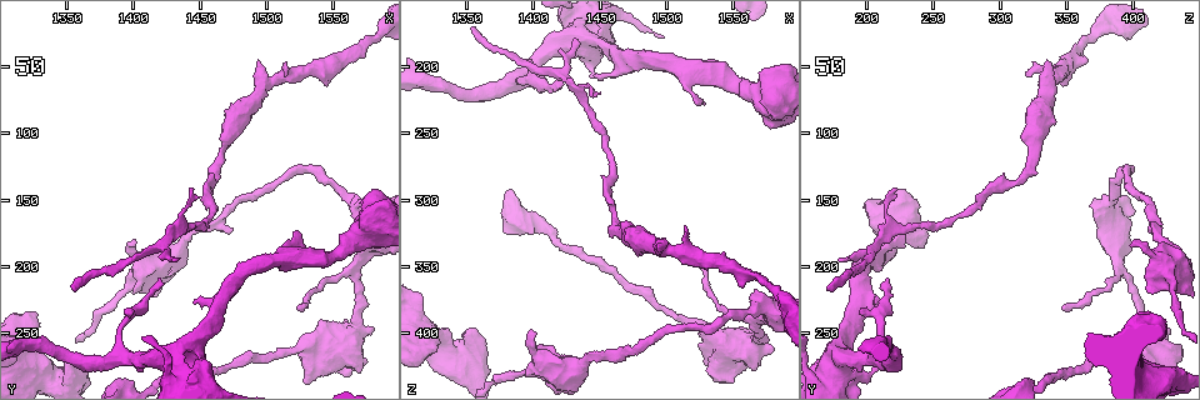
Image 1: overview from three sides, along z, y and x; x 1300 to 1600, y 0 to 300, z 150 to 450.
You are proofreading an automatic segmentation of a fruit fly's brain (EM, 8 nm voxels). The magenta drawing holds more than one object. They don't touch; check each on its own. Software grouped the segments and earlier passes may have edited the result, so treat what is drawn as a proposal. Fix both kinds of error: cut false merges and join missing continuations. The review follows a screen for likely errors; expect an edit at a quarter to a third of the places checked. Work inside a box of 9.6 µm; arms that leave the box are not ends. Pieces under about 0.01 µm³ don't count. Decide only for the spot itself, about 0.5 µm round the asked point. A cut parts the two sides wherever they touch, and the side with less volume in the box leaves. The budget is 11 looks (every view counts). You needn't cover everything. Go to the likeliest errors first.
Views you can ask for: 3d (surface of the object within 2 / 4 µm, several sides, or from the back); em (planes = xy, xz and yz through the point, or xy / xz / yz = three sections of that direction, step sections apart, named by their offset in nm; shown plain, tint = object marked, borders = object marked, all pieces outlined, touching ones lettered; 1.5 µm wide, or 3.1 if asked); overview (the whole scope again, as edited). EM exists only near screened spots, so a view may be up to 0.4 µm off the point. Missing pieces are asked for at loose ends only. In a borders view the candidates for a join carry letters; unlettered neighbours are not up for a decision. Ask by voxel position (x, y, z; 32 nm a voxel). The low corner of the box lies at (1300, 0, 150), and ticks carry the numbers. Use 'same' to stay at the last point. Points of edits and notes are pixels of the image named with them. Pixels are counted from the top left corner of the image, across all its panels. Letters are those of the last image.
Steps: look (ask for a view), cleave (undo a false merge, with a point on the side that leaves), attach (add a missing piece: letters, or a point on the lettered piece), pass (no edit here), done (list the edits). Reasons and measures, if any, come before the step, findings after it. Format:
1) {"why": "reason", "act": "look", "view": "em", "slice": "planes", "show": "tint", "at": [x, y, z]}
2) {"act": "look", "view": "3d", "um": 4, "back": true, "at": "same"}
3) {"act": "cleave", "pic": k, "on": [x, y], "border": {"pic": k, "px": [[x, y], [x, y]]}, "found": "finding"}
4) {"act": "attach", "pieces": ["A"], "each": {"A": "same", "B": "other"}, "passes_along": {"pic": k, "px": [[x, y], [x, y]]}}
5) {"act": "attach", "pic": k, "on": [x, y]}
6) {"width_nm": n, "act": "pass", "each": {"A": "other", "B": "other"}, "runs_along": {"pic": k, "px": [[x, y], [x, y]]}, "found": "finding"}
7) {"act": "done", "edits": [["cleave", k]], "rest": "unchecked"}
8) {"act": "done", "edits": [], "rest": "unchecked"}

{"why": "thin end", "act": "look", "view": "em", "slice": "yz", "step": 8, "show": "tint", "at": [1356, 218, 172]}

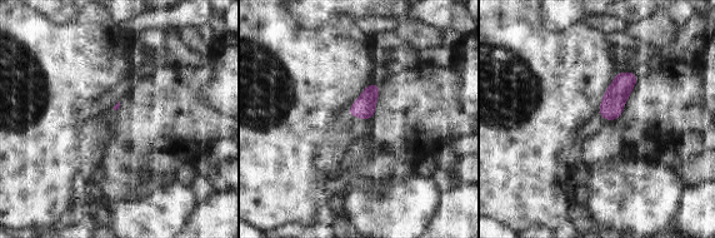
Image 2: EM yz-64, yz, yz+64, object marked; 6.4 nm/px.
{"why": "another direction", "act": "look", "view": "em", "slice": "planes", "show": "borders", "at": "same"}

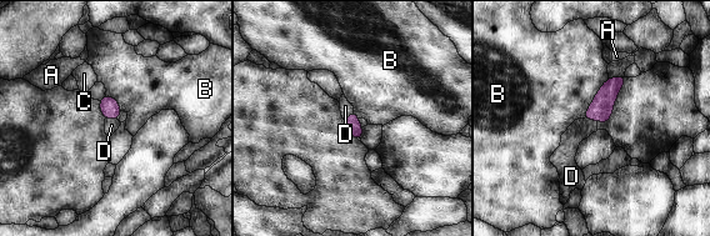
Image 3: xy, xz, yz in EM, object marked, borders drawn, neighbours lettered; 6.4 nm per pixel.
{"act": "attach", "pieces": ["D"], "each": {"A": "other", "B": "other", "C": "other", "D": "same"}, "passes_along": {"pic": 3, "px": [[110, 109], [111, 119], [110, 125]]}, "found": "it goes on there"}

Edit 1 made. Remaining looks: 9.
{"why": "thick turns thin", "act": "look", "view": "3d", "um": 2, "at": [1564, 152, 384]}

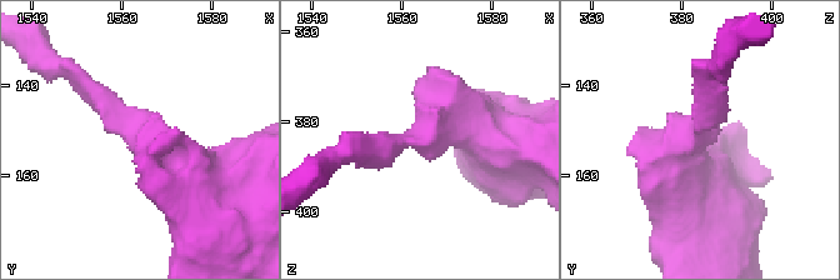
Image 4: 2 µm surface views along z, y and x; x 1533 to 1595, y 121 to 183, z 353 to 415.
{"act": "look", "view": "em", "slice": "planes", "show": "borders", "at": [1566, 150, 383]}

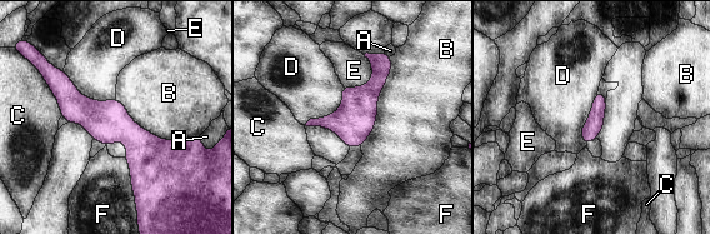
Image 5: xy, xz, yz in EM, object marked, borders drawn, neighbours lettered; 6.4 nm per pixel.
{"longest_contact_nm": ["B", 600], "act": "pass", "each": {"A": "other", "B": "other", "C": "other", "D": "other", "E": "other", "F": "other"}, "border": {"pic": 5, "px": [[63, 70], [83, 95], [115, 99]]}, "found": "one cell here"}

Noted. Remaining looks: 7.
{"why": "sudden change in width", "act": "look", "view": "em", "slice": "xy", "step": 4, "show": "borders", "at": [1524, 262, 390]}

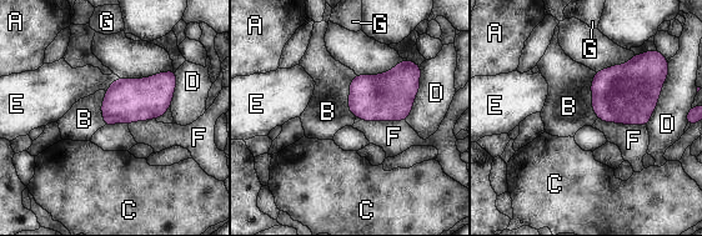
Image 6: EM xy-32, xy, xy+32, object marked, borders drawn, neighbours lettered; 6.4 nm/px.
{"act": "pass", "each": {"A": "other", "B": "other", "C": "other", "D": "other", "E": "other", "F": "other", "G": "other"}, "border": {"pic": 6, "px": [[119, 78], [105, 90]]}, "found": "one cell here"}

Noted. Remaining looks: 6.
{"why": "an open end", "act": "look", "view": "em", "slice": "yz", "step": 8, "show": "tint", "at": [1394, 182, 400]}

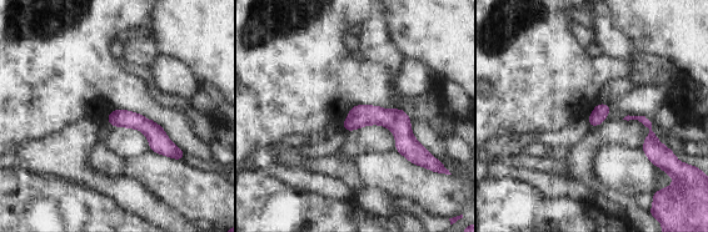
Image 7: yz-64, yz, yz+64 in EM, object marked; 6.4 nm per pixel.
{"act": "look", "view": "em", "slice": "planes", "show": "borders", "at": "same"}

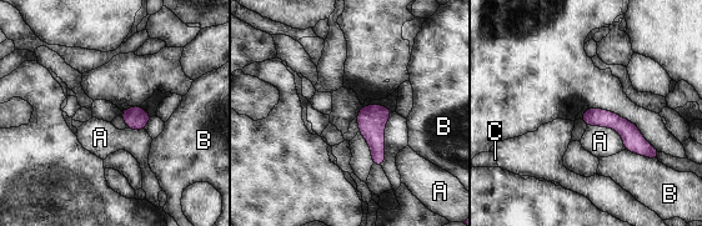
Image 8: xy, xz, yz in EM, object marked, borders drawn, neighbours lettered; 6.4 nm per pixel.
{"act": "pass", "each": {"A": "other", "B": "other", "C": "other"}, "found": "no lettered piece goes on from it"}

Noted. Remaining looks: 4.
{"act": "done", "edits": [["attach", 3]], "rest": "unchecked"}

